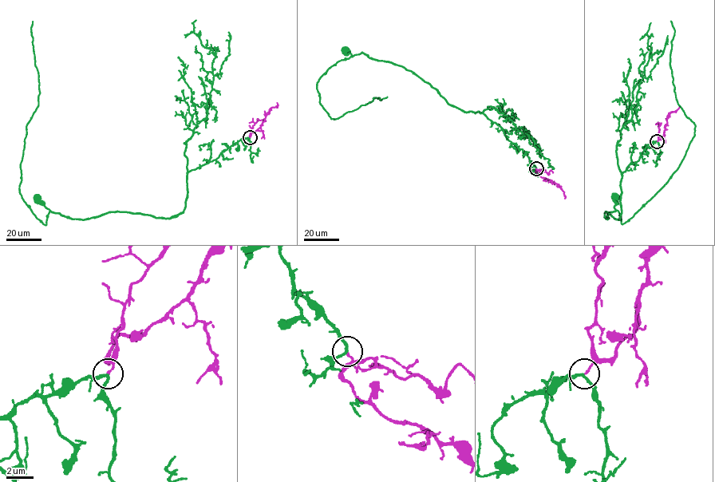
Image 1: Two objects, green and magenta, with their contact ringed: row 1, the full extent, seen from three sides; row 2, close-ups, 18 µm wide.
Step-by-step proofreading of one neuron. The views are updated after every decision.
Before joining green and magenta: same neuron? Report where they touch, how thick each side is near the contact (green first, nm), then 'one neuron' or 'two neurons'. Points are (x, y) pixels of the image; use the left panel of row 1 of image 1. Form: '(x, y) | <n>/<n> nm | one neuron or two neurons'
(250, 137) | 180/150 nm | one neuron

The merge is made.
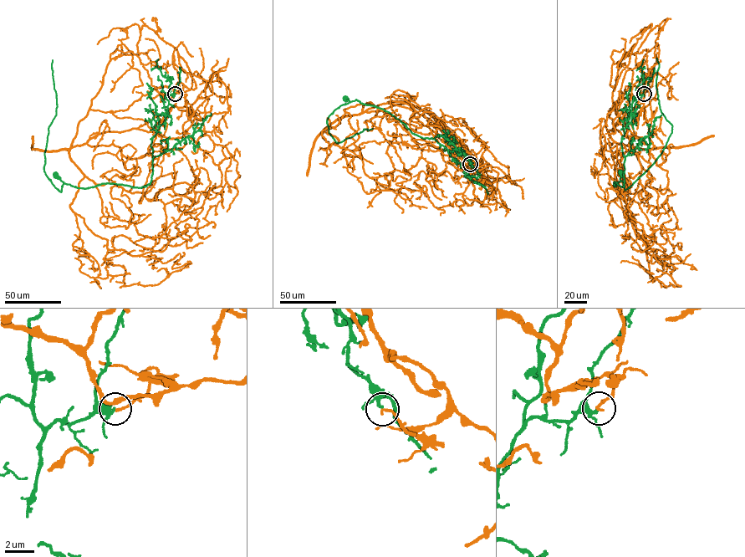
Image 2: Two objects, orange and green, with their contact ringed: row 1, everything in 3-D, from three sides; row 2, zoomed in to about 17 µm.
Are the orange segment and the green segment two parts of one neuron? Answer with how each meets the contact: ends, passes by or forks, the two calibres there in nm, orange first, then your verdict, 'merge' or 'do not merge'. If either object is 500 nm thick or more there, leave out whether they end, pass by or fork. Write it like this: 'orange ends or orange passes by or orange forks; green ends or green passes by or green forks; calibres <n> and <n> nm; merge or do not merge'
orange ends; green passes by; calibres 160 and 180 nm; do not merge

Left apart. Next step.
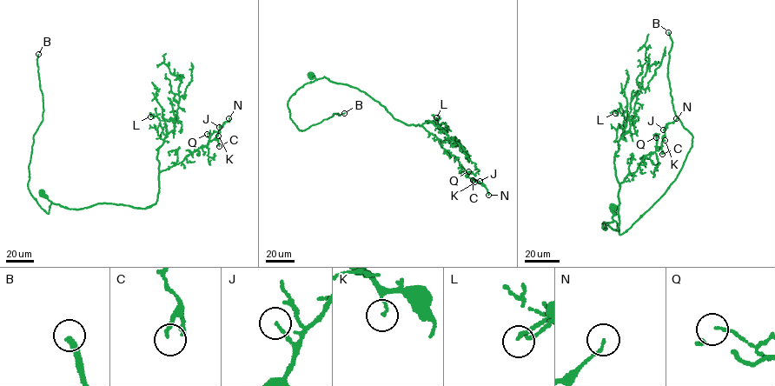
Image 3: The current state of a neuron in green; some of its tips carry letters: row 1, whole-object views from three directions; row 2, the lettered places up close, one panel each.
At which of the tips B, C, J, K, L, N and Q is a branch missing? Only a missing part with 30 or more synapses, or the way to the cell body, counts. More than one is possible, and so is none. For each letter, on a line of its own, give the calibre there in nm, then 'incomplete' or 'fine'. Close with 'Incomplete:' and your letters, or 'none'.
B: 180 nm | incomplete
C: 130 nm | fine
J: 110 nm | fine
K: 120 nm | fine
L: 170 nm | incomplete
N: 120 nm | fine
Q: 90 nm | fine
Incomplete: B, L

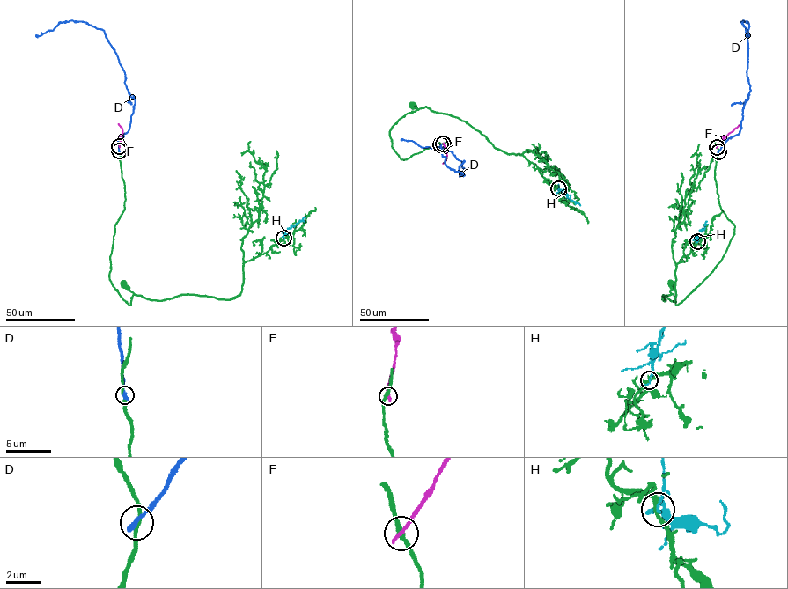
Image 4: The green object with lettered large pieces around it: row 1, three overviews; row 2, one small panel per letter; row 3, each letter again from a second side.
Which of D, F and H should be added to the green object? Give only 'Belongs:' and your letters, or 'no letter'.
Belongs: no letter

